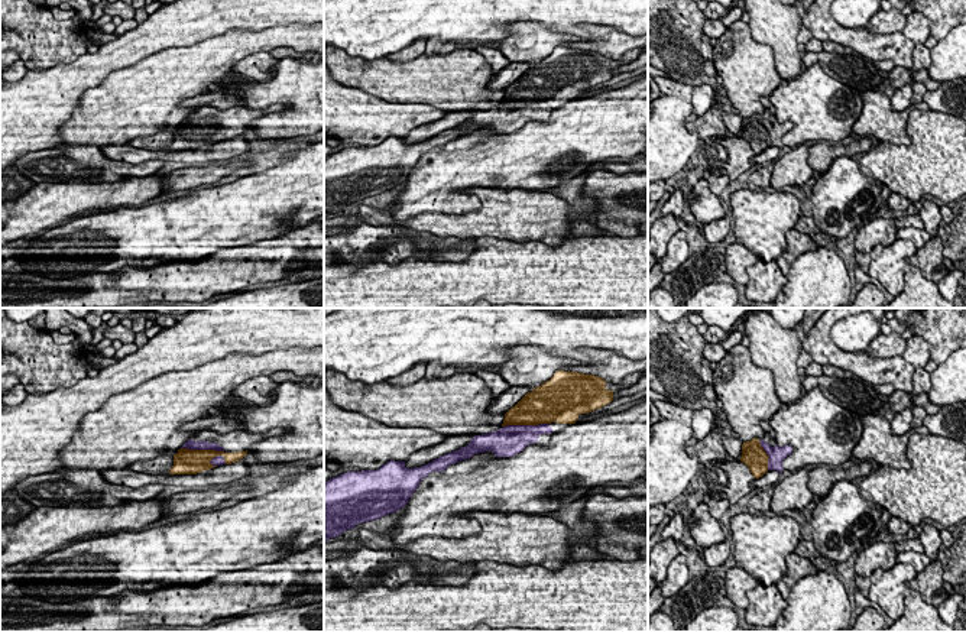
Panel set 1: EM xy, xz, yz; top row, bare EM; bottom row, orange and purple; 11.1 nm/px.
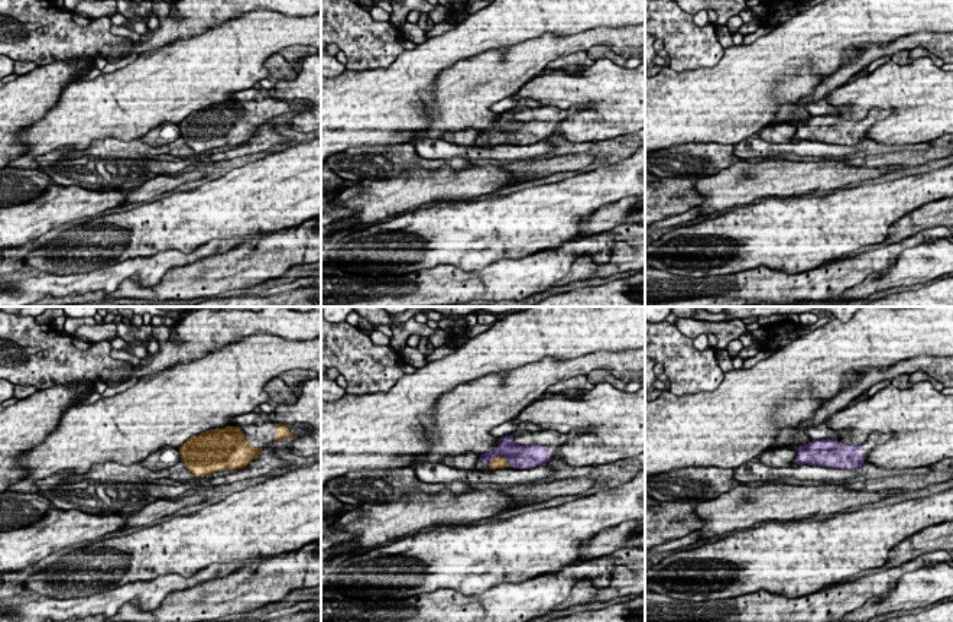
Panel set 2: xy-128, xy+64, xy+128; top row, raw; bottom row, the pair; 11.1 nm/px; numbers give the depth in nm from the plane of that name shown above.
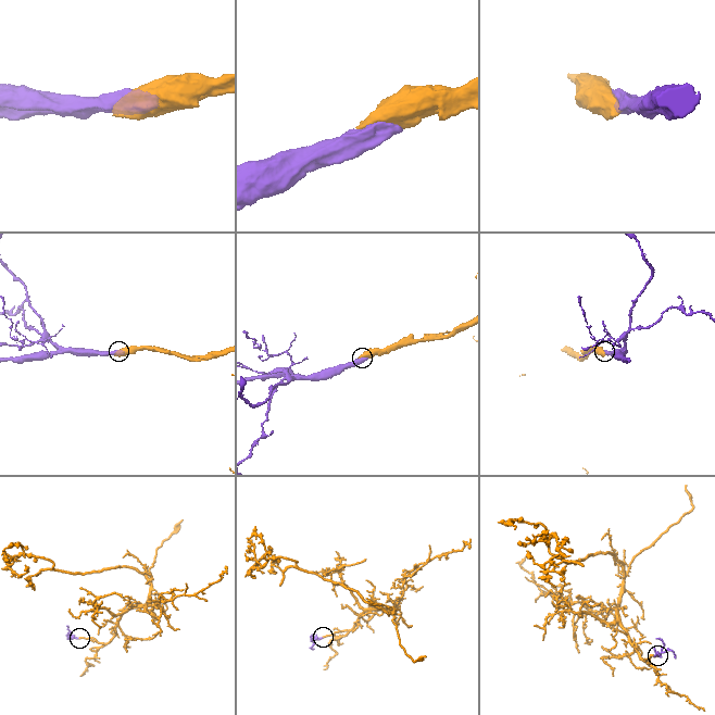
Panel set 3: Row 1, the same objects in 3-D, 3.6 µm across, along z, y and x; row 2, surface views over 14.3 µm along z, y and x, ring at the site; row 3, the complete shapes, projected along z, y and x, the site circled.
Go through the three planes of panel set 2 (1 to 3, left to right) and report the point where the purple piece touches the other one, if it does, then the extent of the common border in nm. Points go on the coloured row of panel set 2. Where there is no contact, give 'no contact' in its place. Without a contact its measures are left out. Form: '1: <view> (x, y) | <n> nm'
1: no contact
2: xy+64 (501, 457) | 260 nm
3: no contact

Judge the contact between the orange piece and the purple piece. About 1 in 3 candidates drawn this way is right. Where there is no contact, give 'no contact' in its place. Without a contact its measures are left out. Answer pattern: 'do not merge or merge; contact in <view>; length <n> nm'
merge; contact in xz; length 500 nm

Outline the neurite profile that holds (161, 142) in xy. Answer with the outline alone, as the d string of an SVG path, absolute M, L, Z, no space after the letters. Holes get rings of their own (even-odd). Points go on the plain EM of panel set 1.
M161 130L155 134L136 137L129 142L133 148L156 150L156 152L168 152L174 142L174 133L168 130Z

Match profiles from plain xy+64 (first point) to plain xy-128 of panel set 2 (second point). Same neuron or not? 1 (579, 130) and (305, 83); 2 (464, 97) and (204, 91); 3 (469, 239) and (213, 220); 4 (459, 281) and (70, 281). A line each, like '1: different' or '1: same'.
1: same
2: same
3: same
4: different

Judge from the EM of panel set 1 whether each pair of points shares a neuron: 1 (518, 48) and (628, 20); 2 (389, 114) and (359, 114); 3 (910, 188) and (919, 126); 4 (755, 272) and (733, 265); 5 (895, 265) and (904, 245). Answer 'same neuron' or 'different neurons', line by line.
1: different neurons
2: same neuron
3: same neuron
4: different neurons
5: same neuron

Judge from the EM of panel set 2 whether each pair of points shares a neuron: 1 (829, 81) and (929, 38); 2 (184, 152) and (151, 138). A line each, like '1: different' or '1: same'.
1: same
2: different

